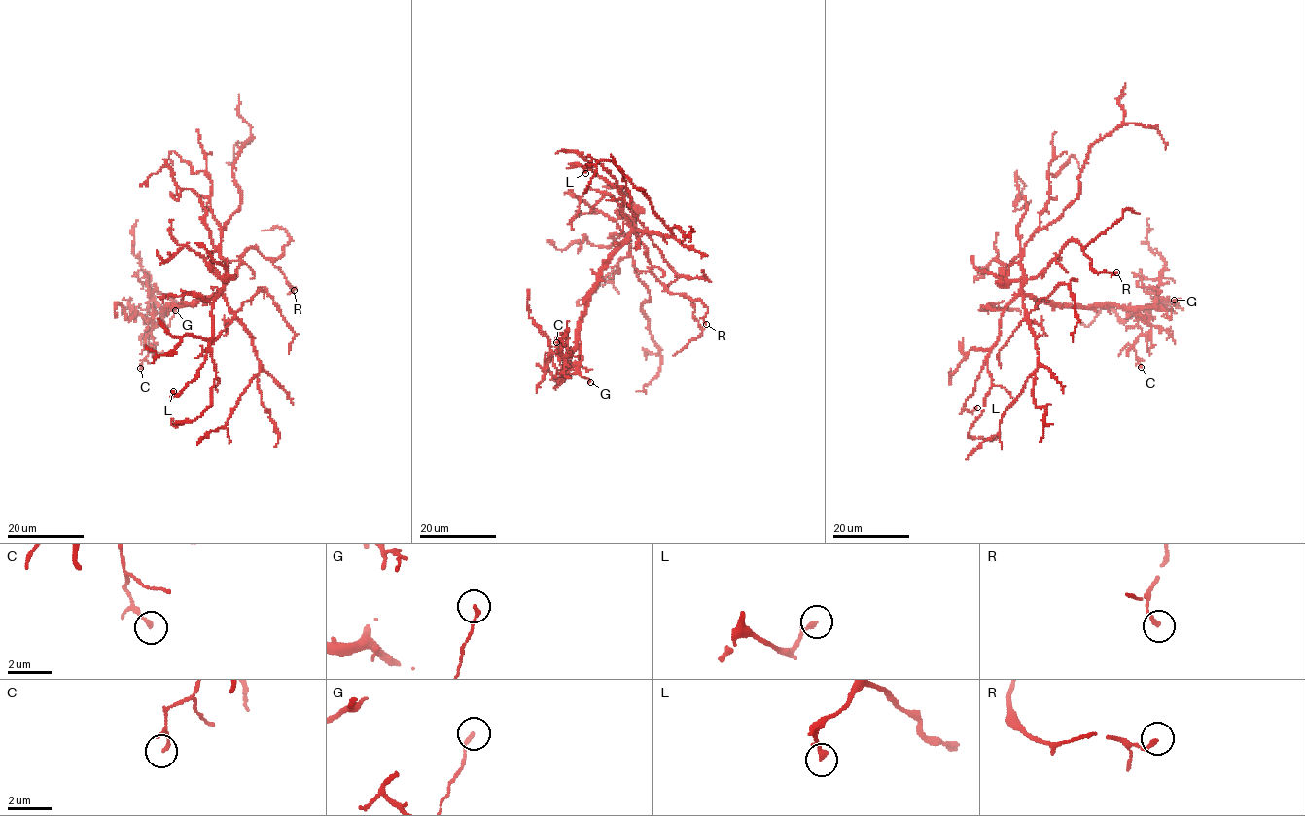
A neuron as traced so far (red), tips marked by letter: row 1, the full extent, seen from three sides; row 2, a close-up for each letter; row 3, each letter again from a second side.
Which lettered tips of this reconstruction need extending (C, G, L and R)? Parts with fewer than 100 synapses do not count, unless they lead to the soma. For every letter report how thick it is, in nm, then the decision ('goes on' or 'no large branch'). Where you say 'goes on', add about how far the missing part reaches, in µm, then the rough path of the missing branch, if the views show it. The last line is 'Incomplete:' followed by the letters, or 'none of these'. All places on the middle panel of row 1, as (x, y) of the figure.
C: 160 nm | no large branch
G: 160 nm | no large branch
L: 220 nm | no large branch
R: 170 nm | no large branch
Incomplete: none of these

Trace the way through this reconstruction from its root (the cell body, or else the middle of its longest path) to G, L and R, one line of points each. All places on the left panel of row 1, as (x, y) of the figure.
G: (227, 273), (227, 282), (222, 290), (191, 303), (168, 307), (158, 319), (166, 327), (175, 310)
L: (227, 273), (225, 287), (212, 306), (213, 337), (205, 361), (195, 378), (175, 395), (173, 391)
R: (227, 273), (228, 278), (236, 275), (243, 253), (255, 247), (271, 261), (294, 290)

